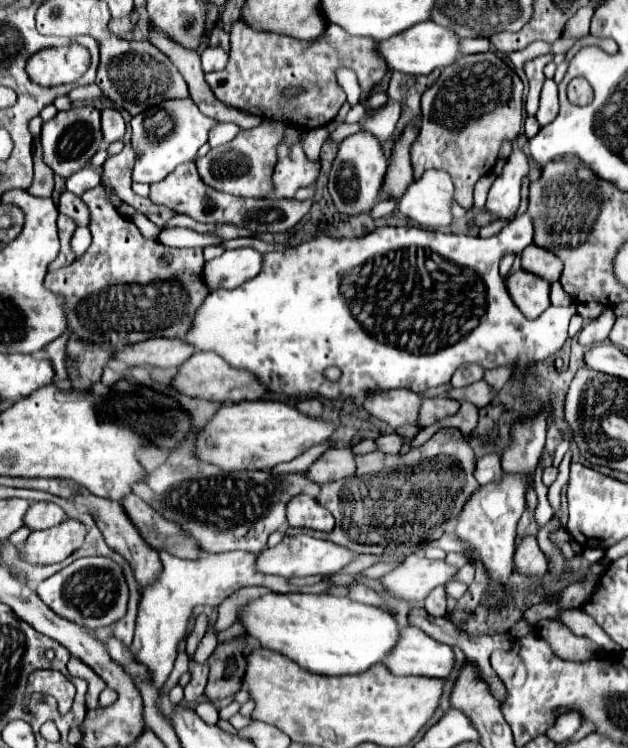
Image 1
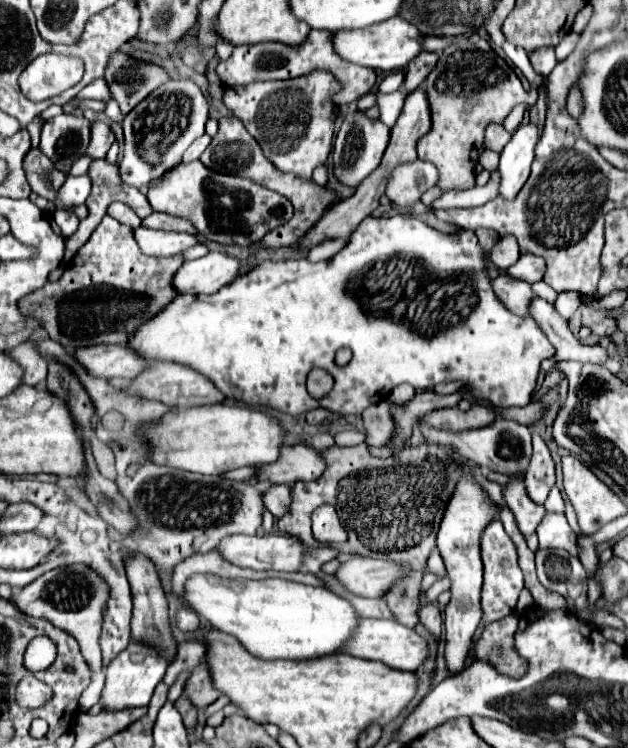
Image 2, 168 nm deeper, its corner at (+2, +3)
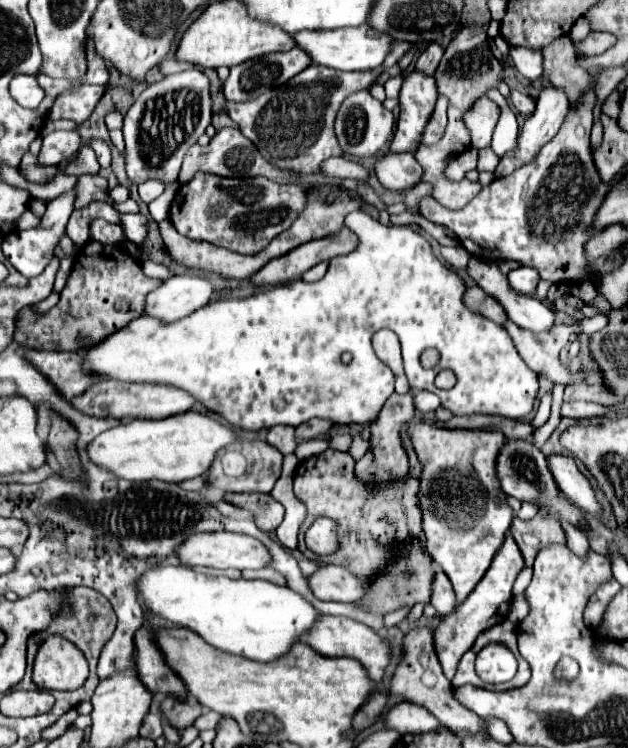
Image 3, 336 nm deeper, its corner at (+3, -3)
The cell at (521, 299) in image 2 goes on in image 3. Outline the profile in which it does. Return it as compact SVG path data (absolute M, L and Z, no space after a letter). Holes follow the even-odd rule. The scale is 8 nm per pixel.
M471 286L465 290L465 298L463 298L465 306L469 306L469 310L497 322L497 324L505 324L507 322L507 314L505 310L501 308L501 304L491 298L489 294L485 294L483 290L479 290L477 286Z

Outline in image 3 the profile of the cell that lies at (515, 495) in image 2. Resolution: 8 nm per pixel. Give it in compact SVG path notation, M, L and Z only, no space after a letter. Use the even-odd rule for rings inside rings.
M535 516L533 520L515 518L509 532L515 538L515 542L525 558L525 566L533 566L535 556L545 546L567 544L561 524L553 518L543 518L543 516Z

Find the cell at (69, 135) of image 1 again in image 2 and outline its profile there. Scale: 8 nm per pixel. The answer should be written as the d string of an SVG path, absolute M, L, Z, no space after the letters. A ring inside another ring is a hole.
M60 114L50 118L42 126L40 150L58 166L70 168L78 160L90 142L90 120L86 116Z

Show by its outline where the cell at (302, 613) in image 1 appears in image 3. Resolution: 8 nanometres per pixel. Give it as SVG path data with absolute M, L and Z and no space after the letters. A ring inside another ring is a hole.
M159 566L147 570L141 578L137 578L137 592L141 606L149 614L161 616L173 624L195 630L197 634L201 634L201 638L205 638L205 642L217 646L219 650L245 656L257 662L271 662L283 656L289 650L289 646L295 644L299 636L311 628L319 614L305 598L301 598L287 586L277 586L267 580L231 580L225 576L205 576L193 572L187 566Z

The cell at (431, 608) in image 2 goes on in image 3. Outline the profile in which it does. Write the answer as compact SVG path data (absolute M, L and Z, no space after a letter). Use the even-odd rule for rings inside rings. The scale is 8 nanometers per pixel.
M415 628L415 630L405 634L405 638L403 638L403 656L401 656L401 660L399 660L399 664L393 672L389 692L397 694L397 696L403 696L409 702L425 706L445 726L449 726L453 730L471 730L471 732L483 732L485 730L483 720L477 714L473 714L471 710L467 710L465 706L461 706L453 698L453 686L445 678L445 674L441 670L441 664L435 656L431 628Z

